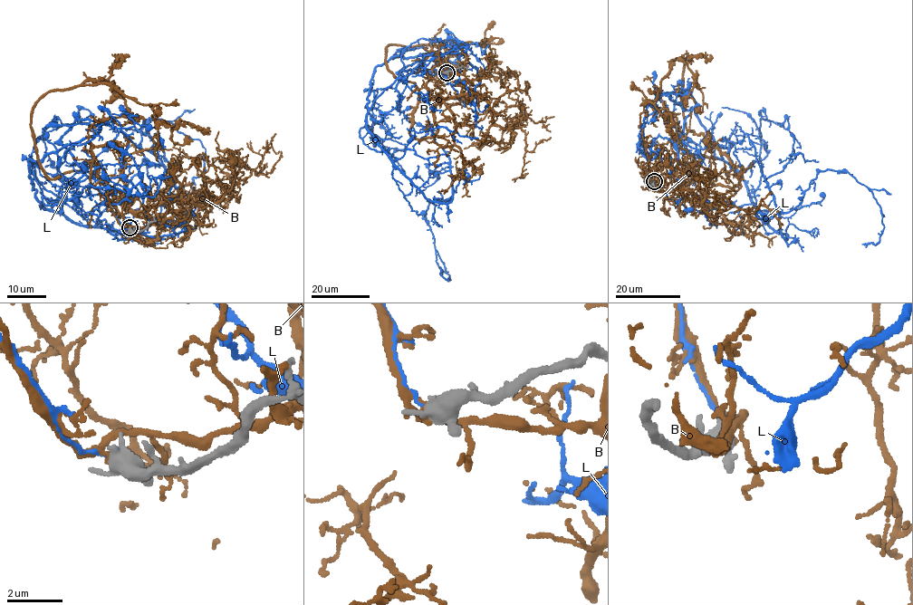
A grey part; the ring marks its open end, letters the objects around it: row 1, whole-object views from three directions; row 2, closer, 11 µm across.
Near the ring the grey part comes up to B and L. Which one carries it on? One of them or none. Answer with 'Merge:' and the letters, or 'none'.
Merge: none

